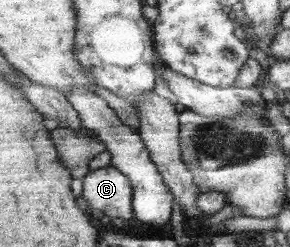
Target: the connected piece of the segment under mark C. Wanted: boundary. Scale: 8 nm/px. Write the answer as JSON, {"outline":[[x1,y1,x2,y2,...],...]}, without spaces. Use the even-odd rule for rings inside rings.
{"outline":[[113,166,90,170,84,178,82,197,90,207,99,210,108,218,135,218,134,187,123,171]]}

